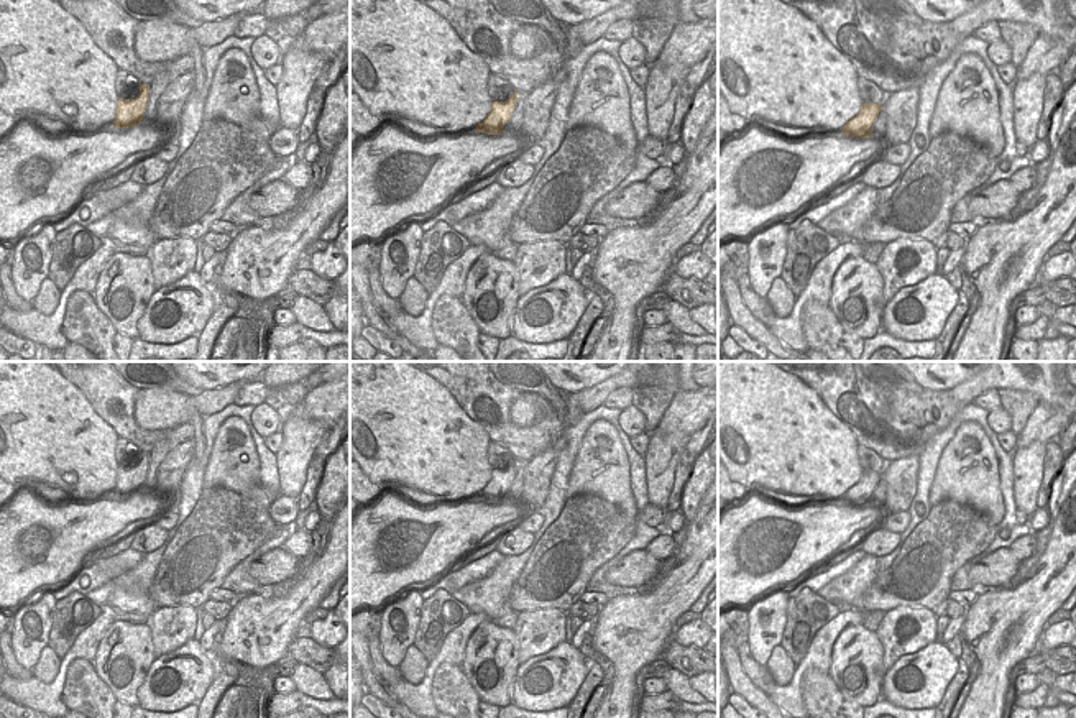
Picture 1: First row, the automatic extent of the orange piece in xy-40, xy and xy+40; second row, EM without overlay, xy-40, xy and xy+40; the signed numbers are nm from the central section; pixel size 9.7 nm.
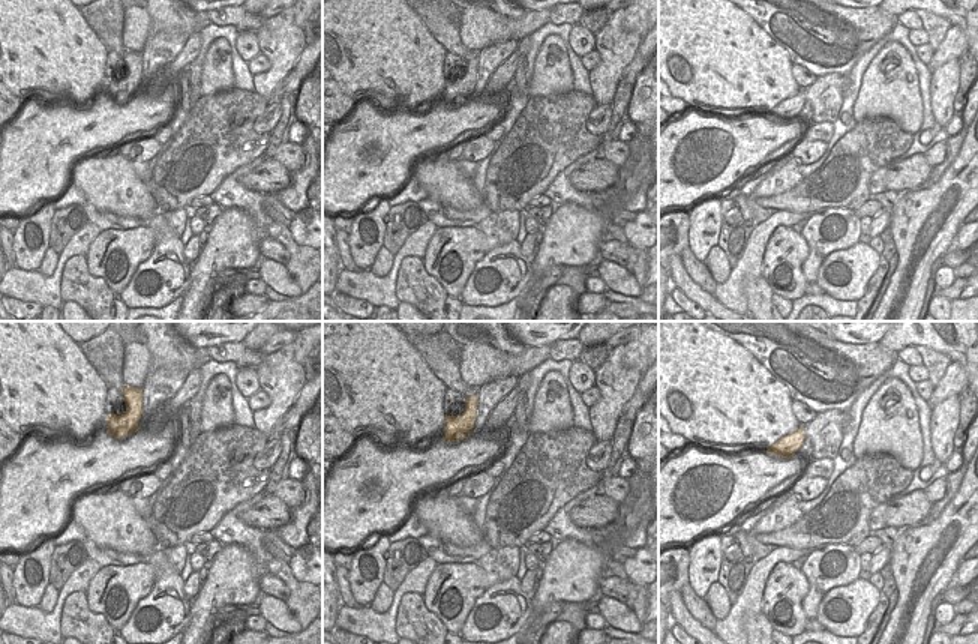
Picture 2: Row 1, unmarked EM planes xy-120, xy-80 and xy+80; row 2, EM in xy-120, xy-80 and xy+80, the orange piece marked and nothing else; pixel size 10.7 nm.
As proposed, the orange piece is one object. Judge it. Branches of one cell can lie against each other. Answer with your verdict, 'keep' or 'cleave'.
keep

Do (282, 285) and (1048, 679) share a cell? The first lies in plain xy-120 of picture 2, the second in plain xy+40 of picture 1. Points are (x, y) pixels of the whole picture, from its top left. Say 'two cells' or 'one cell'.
one cell

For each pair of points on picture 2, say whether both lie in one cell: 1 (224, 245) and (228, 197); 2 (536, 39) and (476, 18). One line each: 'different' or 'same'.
1: different
2: different

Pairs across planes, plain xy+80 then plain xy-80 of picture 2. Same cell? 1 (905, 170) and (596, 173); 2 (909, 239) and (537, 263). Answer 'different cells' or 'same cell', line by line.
1: same cell
2: same cell

